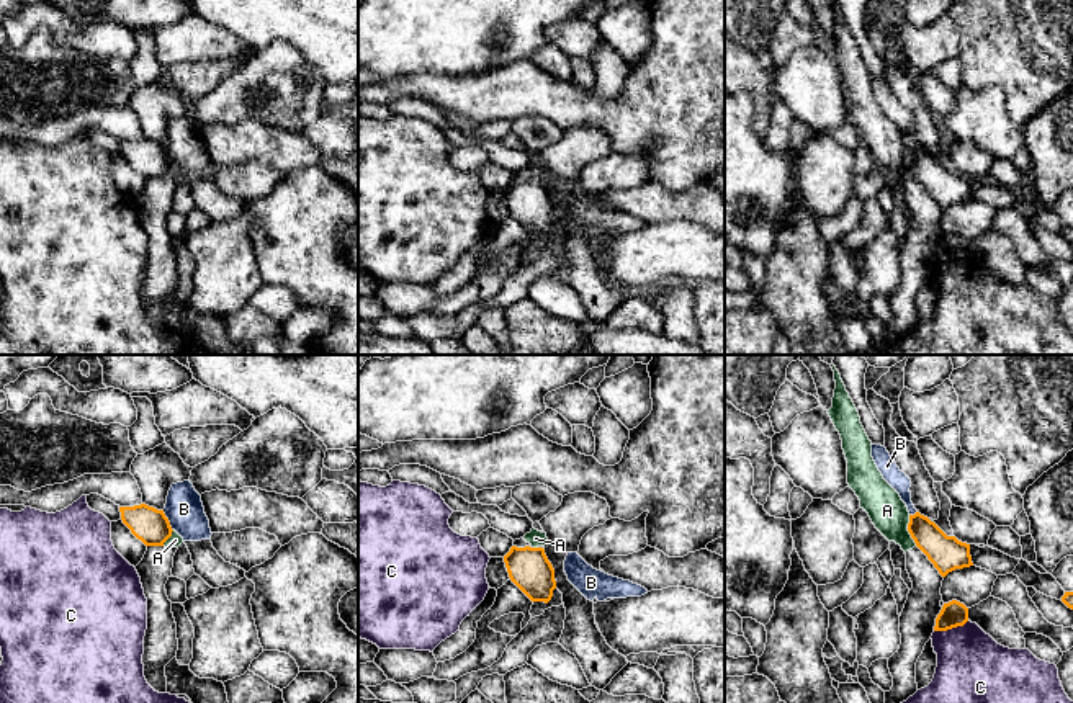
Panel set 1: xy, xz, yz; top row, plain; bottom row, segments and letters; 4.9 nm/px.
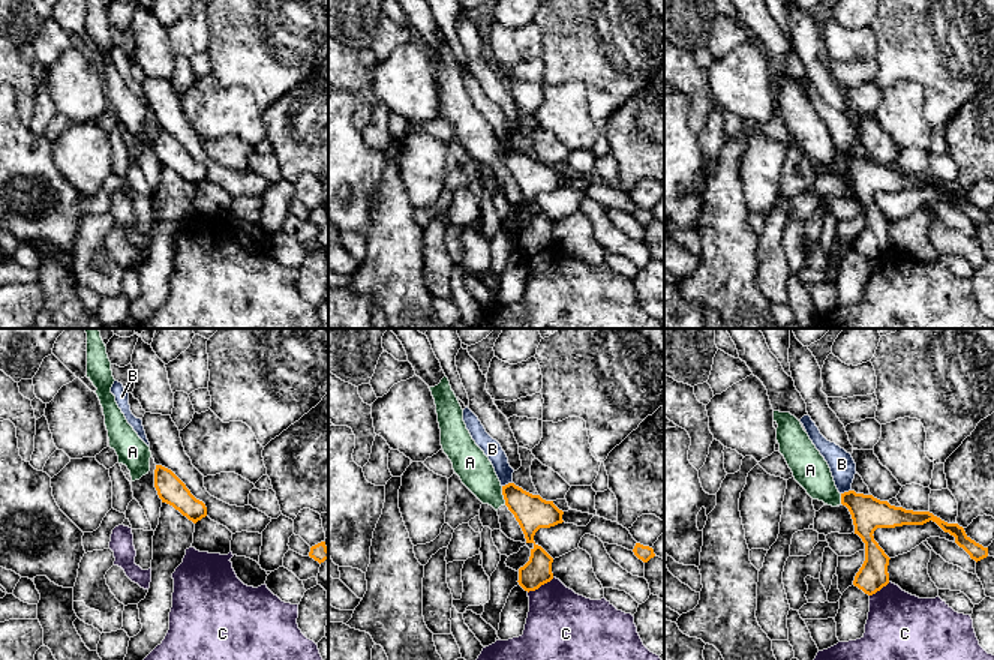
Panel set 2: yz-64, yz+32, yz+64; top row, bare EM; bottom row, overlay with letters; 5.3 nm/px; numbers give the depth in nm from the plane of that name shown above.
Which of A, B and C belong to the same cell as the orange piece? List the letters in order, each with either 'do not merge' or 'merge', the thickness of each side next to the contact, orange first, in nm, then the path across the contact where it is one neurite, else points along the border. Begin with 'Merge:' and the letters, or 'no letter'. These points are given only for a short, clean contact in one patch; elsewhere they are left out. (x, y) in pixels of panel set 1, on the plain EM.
Merge: no letter
A: do not merge; calibres 170 and 180 nm; border yz (908, 149), (908, 167), (916, 179)
B: do not merge; calibres 170 and 190 nm
C: do not merge; calibres 130 and 380 nm; border yz (969, 254), (962, 259), (934, 265)

